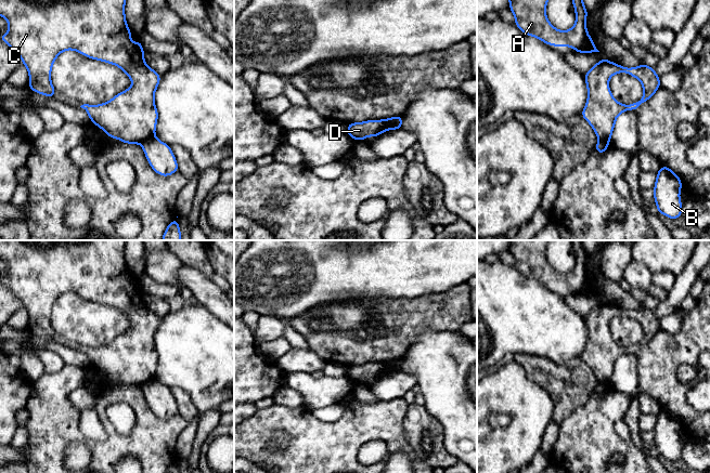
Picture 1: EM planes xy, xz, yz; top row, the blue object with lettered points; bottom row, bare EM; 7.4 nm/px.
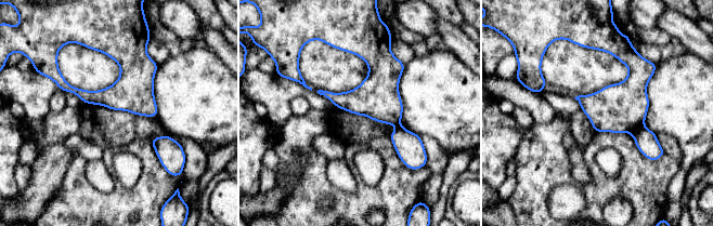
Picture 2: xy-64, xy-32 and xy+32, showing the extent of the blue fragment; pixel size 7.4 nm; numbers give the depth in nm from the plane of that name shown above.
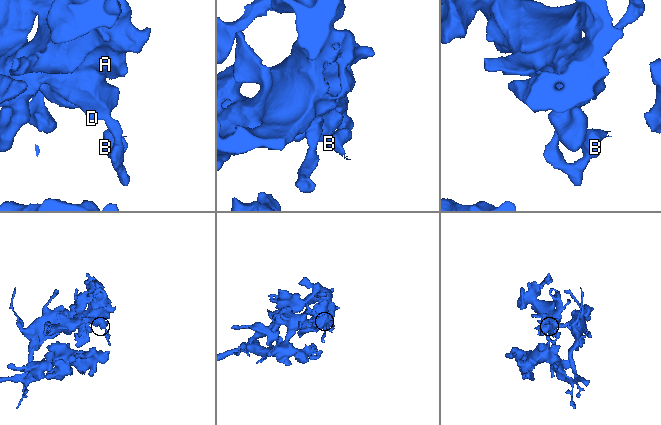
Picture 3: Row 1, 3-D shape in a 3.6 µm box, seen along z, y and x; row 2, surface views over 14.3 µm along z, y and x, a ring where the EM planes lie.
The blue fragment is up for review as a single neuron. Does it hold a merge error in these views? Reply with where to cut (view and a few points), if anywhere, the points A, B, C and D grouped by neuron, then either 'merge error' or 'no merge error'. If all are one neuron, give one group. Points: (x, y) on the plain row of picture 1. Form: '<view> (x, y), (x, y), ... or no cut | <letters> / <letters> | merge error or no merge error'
xy (153, 378), (140, 385) | A C D / B | merge error

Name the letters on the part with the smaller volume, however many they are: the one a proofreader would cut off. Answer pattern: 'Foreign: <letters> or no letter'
Foreign: B

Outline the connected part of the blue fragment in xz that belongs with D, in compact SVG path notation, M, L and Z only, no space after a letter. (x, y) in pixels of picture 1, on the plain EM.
M388 362L366 363L347 367L347 377L356 383L362 383L369 379L378 379L390 372Z

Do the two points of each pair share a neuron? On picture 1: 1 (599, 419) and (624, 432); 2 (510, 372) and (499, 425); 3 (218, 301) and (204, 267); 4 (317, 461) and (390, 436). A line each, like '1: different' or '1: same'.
1: different
2: same
3: different
4: same

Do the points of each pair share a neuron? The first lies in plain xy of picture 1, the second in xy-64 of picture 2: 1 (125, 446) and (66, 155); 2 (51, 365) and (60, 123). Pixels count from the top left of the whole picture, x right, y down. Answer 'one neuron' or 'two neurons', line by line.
1: two neurons
2: two neurons

